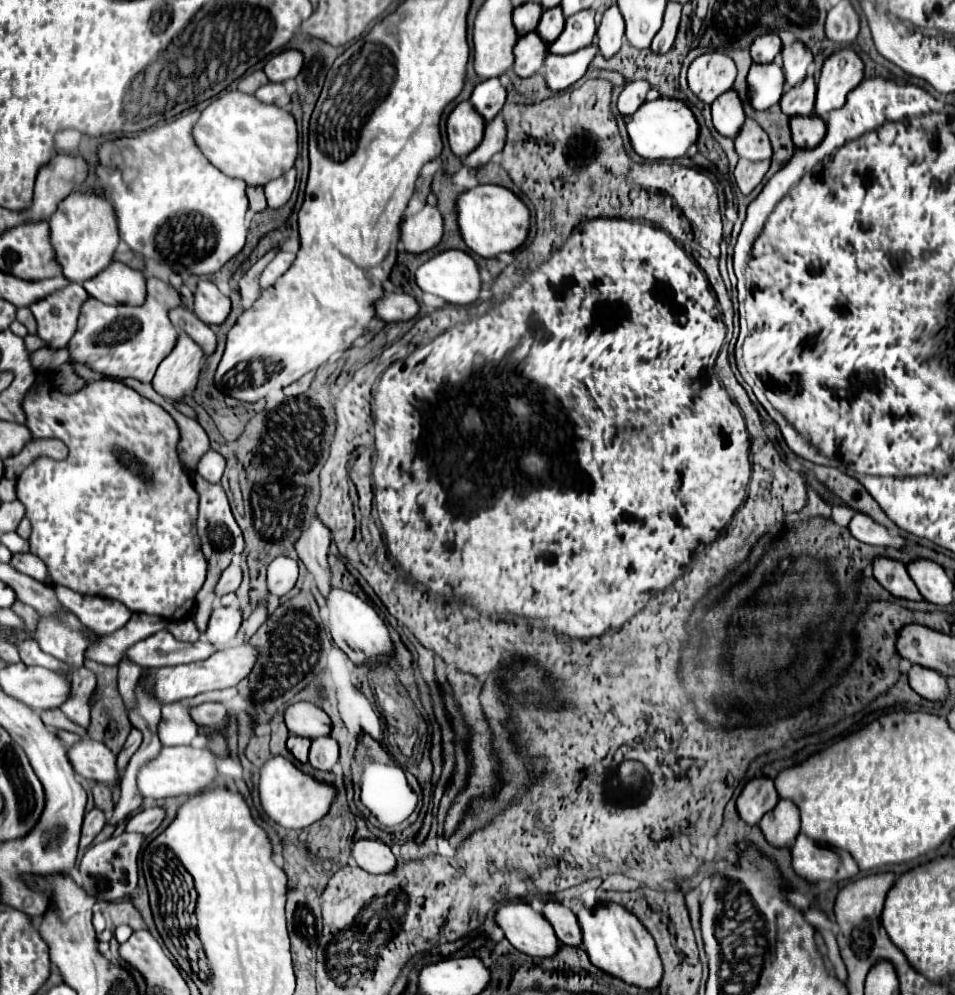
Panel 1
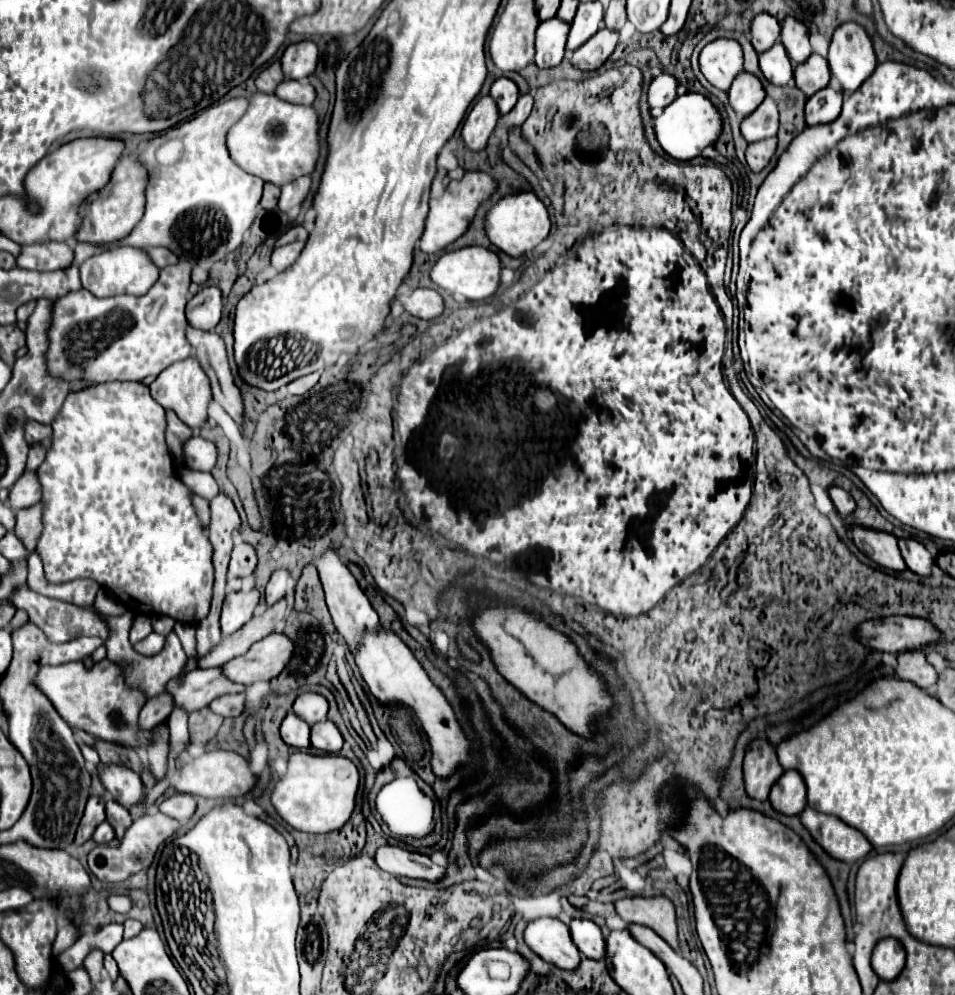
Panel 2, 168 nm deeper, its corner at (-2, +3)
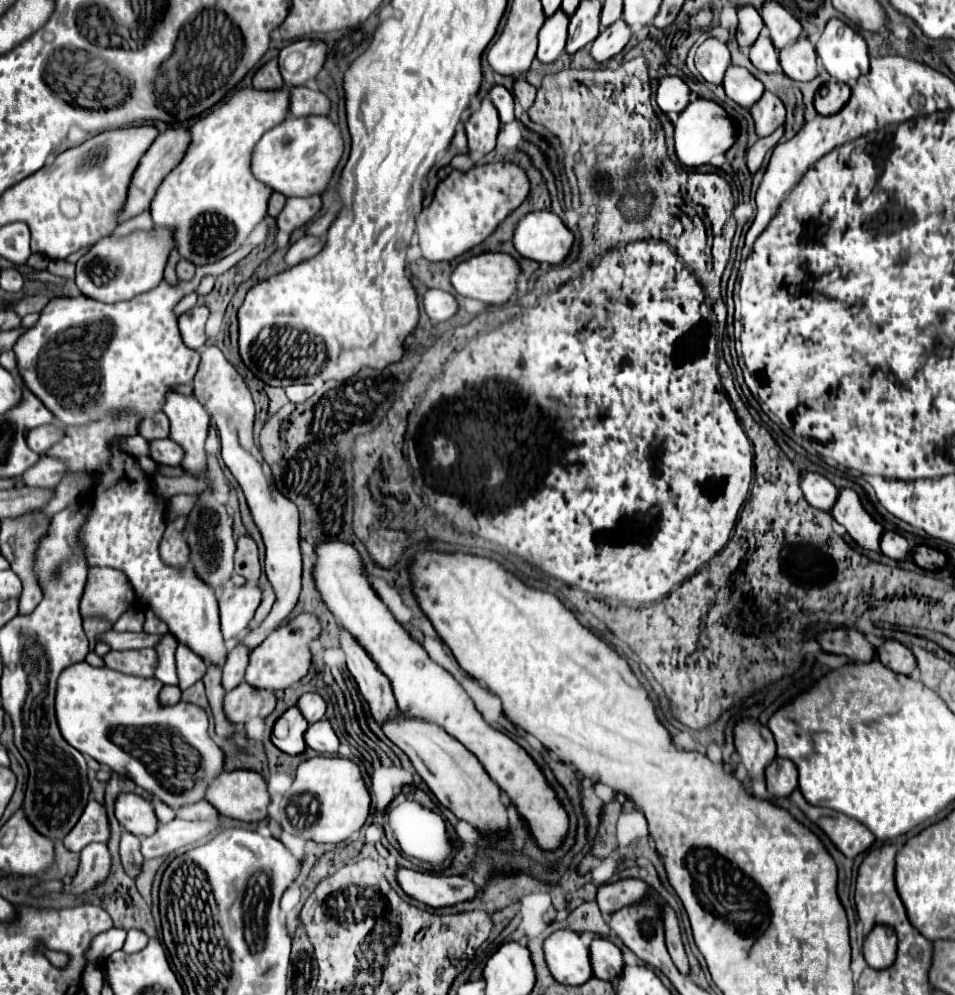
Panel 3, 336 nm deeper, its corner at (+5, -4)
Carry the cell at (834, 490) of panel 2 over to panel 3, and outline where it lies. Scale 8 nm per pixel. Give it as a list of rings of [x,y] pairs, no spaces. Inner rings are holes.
[[[805,473],[801,477],[801,489],[811,507],[827,511],[827,513],[833,509],[837,497],[839,497],[837,487],[819,473]]]

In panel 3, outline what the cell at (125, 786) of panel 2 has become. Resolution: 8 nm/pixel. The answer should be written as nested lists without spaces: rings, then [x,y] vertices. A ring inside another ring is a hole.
[[[119,793],[115,799],[115,817],[117,821],[133,835],[151,835],[157,827],[151,801],[143,799],[137,793]]]

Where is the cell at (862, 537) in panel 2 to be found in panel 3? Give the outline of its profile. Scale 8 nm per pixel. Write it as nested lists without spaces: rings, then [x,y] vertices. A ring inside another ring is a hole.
[[[843,489],[839,493],[839,499],[833,507],[833,519],[847,529],[859,547],[867,551],[879,551],[883,527],[863,509],[853,489]]]

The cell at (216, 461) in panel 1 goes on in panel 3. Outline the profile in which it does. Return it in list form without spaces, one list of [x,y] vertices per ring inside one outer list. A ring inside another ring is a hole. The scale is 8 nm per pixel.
[[[163,439],[163,441],[157,441],[157,443],[151,443],[153,447],[153,459],[157,463],[163,463],[163,465],[171,465],[171,467],[179,467],[183,457],[185,457],[185,451],[173,443],[171,439]]]

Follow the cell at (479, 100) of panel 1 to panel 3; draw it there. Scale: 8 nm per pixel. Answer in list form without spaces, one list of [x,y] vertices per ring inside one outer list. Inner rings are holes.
[[[495,85],[491,91],[489,91],[489,97],[493,101],[493,105],[497,107],[499,111],[499,117],[501,117],[501,123],[509,123],[515,119],[513,115],[513,95],[501,87],[501,85]]]

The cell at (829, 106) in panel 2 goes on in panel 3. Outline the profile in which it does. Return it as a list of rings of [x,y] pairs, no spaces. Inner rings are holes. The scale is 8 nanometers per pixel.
[[[829,81],[825,83],[817,93],[815,93],[815,109],[819,115],[835,115],[837,111],[841,111],[845,107],[845,103],[849,101],[849,85],[845,83],[837,83],[837,81]]]

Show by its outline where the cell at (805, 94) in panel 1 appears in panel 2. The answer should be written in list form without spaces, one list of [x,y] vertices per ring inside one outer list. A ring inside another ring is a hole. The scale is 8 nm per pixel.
[[[812,54],[804,64],[798,64],[794,68],[794,80],[796,80],[796,86],[806,96],[814,96],[818,90],[826,88],[830,82],[828,62],[820,54]]]

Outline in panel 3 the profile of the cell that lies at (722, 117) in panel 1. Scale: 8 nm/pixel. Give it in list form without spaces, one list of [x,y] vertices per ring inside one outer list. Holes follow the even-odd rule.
[[[731,65],[723,79],[723,89],[729,99],[733,99],[737,105],[749,109],[753,103],[757,103],[765,91],[763,83],[755,79],[745,67]]]

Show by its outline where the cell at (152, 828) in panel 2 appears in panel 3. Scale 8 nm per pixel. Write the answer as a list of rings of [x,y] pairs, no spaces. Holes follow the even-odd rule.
[[[173,819],[169,823],[157,823],[157,829],[149,837],[141,837],[141,855],[143,859],[165,857],[171,851],[195,843],[209,835],[215,829],[213,821],[181,821]]]

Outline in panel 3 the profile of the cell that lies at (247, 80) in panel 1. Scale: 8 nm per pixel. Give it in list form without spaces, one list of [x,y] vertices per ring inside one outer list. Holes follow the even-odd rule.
[[[277,59],[265,63],[253,77],[253,87],[259,89],[259,91],[271,91],[271,89],[281,89],[285,83],[283,83],[283,77],[279,73],[279,67],[277,67]]]

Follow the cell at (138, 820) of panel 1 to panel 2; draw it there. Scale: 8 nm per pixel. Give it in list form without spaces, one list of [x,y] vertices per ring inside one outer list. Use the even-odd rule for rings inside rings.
[[[174,794],[160,804],[160,810],[176,820],[188,820],[196,812],[196,800],[190,794]]]

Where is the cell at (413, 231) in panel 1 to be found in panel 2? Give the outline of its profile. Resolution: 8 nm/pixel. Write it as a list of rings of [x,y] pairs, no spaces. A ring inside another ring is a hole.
[[[474,170],[474,172],[466,172],[462,180],[452,180],[440,198],[430,200],[430,214],[426,218],[426,230],[424,230],[424,236],[420,238],[420,244],[418,244],[420,250],[434,254],[434,252],[444,250],[452,242],[456,242],[468,230],[480,204],[484,200],[488,200],[496,190],[498,190],[498,182],[486,172]]]

